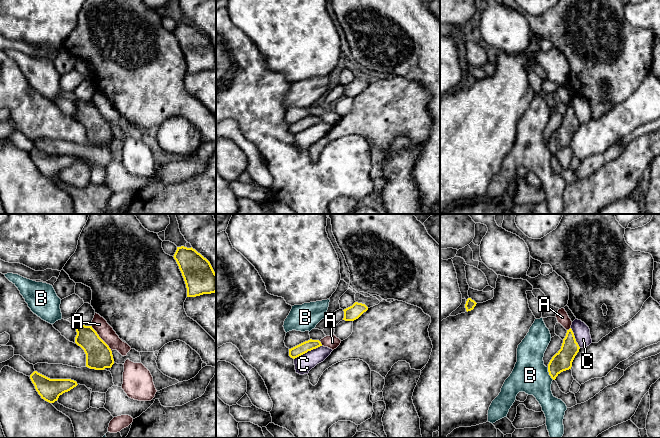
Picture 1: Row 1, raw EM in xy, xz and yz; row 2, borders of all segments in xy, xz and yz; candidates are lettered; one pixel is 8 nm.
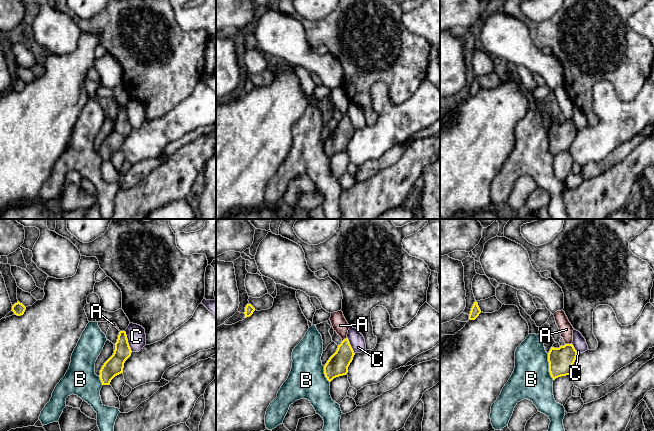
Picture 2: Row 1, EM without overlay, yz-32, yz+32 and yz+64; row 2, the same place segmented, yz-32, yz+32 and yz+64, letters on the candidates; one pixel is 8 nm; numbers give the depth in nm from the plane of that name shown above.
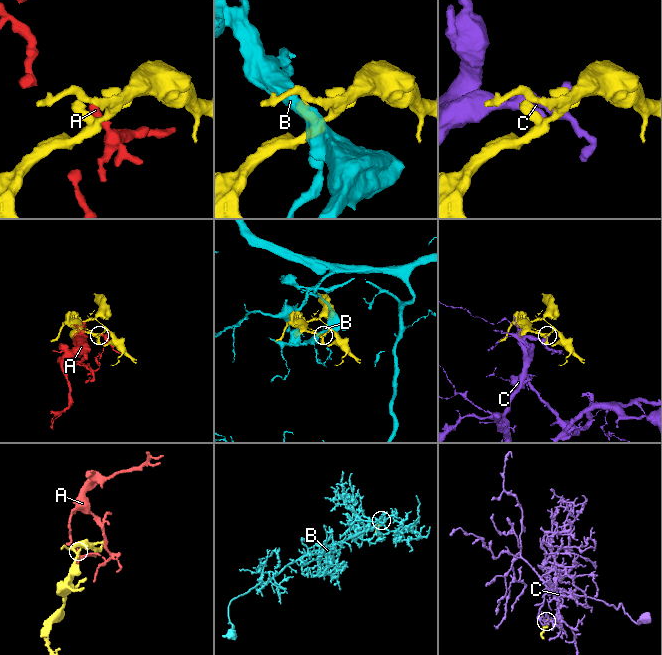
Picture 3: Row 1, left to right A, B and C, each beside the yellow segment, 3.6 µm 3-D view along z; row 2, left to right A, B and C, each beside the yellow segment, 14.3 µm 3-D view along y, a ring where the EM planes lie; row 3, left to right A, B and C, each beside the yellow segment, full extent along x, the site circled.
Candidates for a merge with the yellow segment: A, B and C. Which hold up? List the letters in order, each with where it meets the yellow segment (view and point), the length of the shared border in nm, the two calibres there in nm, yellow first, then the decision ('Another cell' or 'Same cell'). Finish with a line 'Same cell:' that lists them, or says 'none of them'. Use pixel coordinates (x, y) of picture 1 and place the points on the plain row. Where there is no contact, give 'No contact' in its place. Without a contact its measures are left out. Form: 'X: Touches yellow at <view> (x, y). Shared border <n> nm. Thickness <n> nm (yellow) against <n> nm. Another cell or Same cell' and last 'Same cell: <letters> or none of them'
A: Touches yellow at xy (100, 114). Shared border 280 nm. Thickness 220 nm (yellow) against 120 nm. Another cell
B: Touches yellow at yz (549, 149). Shared border 120 nm. Thickness 160 nm (yellow) against 280 nm. Another cell
C: Touches yellow at xz (307, 127). Shared border 260 nm. Thickness 90 nm (yellow) against 140 nm. Another cell
Same cell: none of them

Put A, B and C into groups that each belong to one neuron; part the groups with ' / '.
A / B / C

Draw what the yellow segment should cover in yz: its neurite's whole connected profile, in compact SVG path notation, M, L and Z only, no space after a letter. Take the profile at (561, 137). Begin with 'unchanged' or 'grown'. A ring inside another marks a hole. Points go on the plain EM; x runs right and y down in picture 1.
unchanged; M570 104L567 106L566 112L563 115L561 125L552 133L548 140L548 148L553 156L555 156L561 148L571 145L572 138L579 128L579 125L580 123Z

